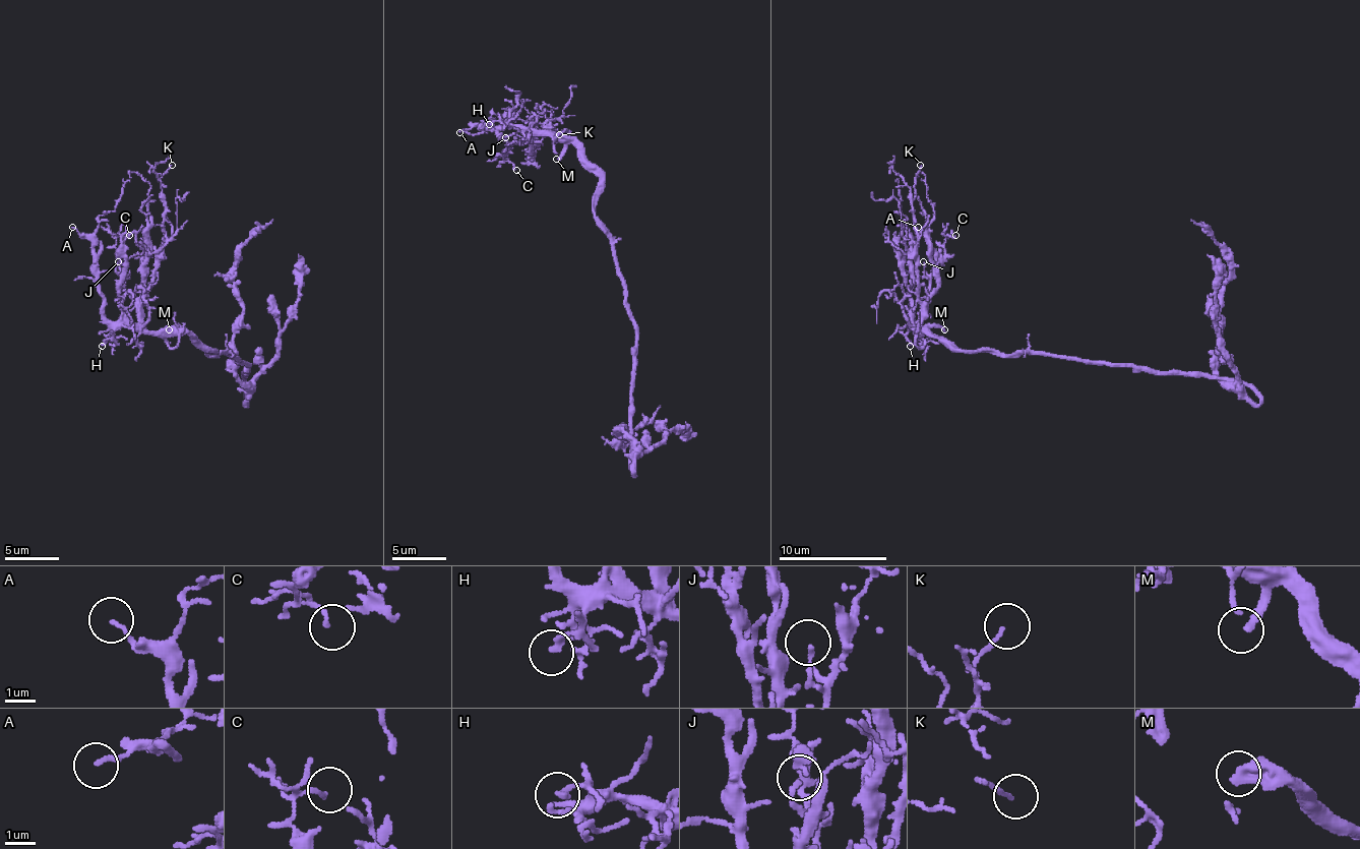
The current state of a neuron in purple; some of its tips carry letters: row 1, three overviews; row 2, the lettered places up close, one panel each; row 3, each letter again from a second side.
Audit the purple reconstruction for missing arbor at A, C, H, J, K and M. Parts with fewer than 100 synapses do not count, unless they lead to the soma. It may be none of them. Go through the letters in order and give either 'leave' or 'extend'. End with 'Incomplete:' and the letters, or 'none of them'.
A: leave
C: leave
H: leave
J: leave
K: leave
M: extend
Incomplete: M

